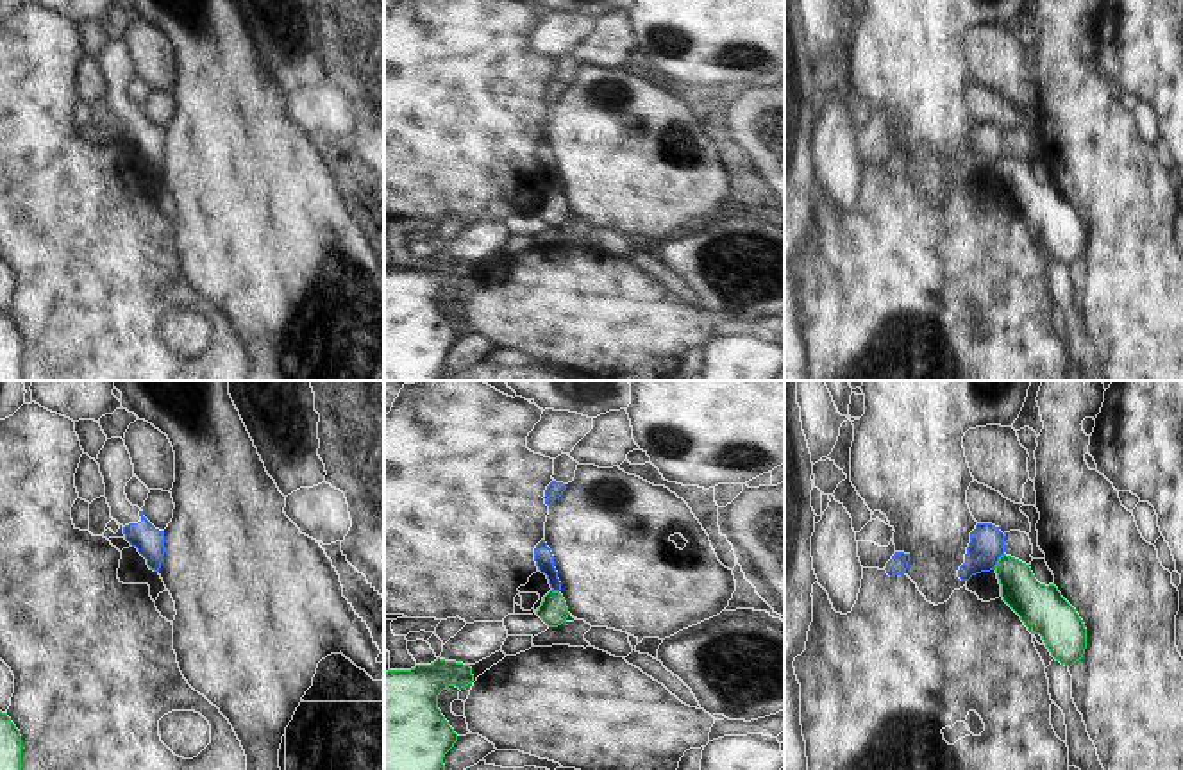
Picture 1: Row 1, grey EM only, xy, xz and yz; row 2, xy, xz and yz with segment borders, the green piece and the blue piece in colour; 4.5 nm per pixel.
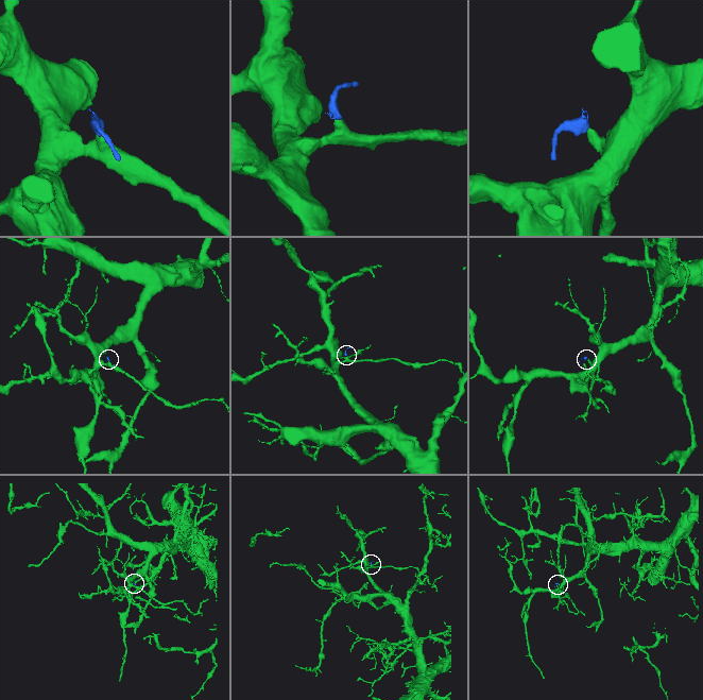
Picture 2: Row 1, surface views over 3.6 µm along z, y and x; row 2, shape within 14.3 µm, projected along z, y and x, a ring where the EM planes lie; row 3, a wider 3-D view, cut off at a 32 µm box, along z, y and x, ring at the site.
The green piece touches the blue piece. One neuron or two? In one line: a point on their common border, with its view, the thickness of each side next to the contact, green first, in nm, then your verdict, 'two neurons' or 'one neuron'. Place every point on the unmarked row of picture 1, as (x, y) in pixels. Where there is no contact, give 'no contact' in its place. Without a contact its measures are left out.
contact yz (998, 161); calibres 180 and 160 nm; two neurons

